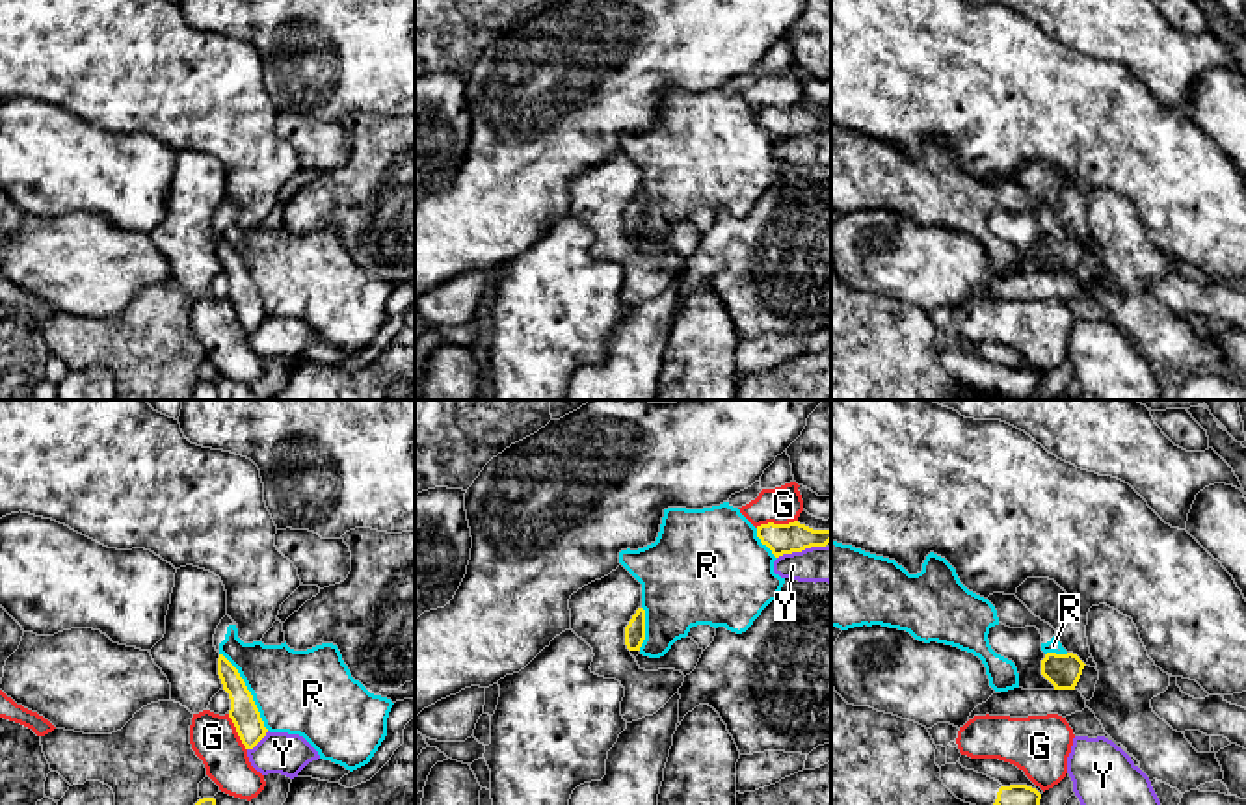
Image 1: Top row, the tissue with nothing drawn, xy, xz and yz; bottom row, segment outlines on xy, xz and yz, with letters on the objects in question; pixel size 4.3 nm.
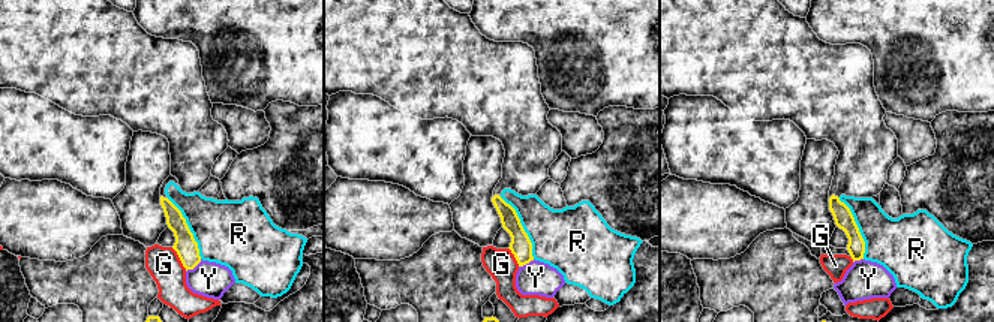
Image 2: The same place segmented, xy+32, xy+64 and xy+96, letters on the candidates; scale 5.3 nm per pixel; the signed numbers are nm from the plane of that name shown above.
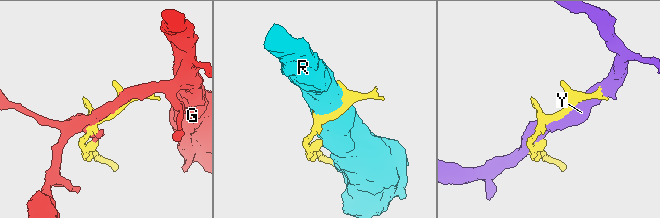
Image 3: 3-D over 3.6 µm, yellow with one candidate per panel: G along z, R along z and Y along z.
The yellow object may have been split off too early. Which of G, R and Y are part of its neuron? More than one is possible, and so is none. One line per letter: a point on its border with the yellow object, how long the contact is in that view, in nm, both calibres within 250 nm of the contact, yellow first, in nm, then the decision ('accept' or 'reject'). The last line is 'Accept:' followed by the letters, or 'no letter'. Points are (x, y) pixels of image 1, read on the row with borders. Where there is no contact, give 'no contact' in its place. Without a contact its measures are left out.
G: meets yellow in xz at (776, 525); contact 190 nm long; 130 nm thick on the yellow side, 160 nm on the other; reject
R: meets yellow in xy at (250, 692); contact 400 nm long; 120 nm thick on the yellow side, 360 nm on the other; reject
Y: meets yellow in xz at (800, 551); contact 220 nm long; 130 nm thick on the yellow side, 160 nm on the other; reject
Accept: no letter

